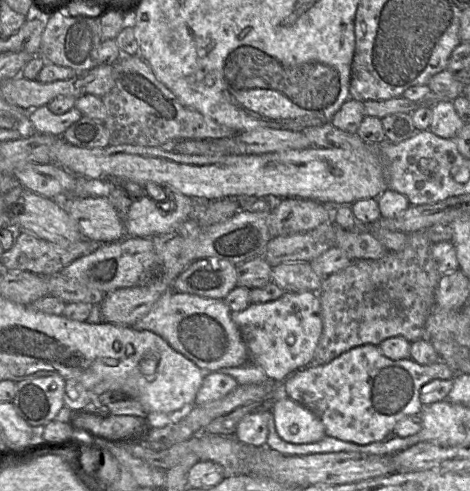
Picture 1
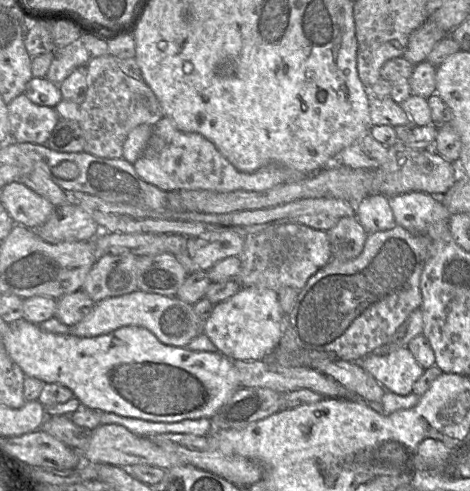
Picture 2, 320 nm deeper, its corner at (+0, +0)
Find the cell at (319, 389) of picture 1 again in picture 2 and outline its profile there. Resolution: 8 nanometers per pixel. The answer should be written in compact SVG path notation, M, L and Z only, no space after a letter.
M407 347L384 355L369 354L360 361L360 365L385 390L398 395L412 393L414 383L425 371Z

